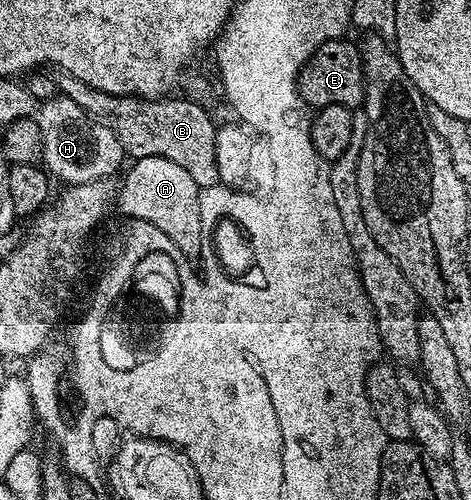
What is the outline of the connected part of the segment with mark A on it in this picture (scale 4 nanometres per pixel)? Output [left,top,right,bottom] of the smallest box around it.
[116,157,202,260]

